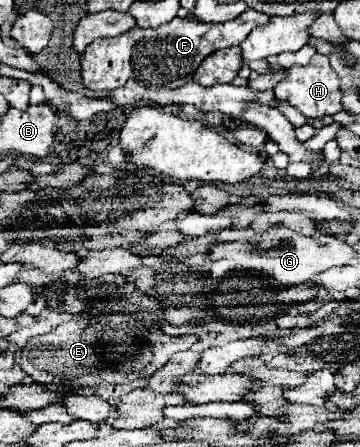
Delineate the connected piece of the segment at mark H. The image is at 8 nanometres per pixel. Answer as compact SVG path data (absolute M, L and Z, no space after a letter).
M313 55L311 61L305 67L291 67L287 79L283 79L275 87L275 97L287 101L289 105L297 107L305 117L311 119L321 119L323 115L333 115L341 111L341 89L339 89L339 79L329 67L329 59L325 55Z

